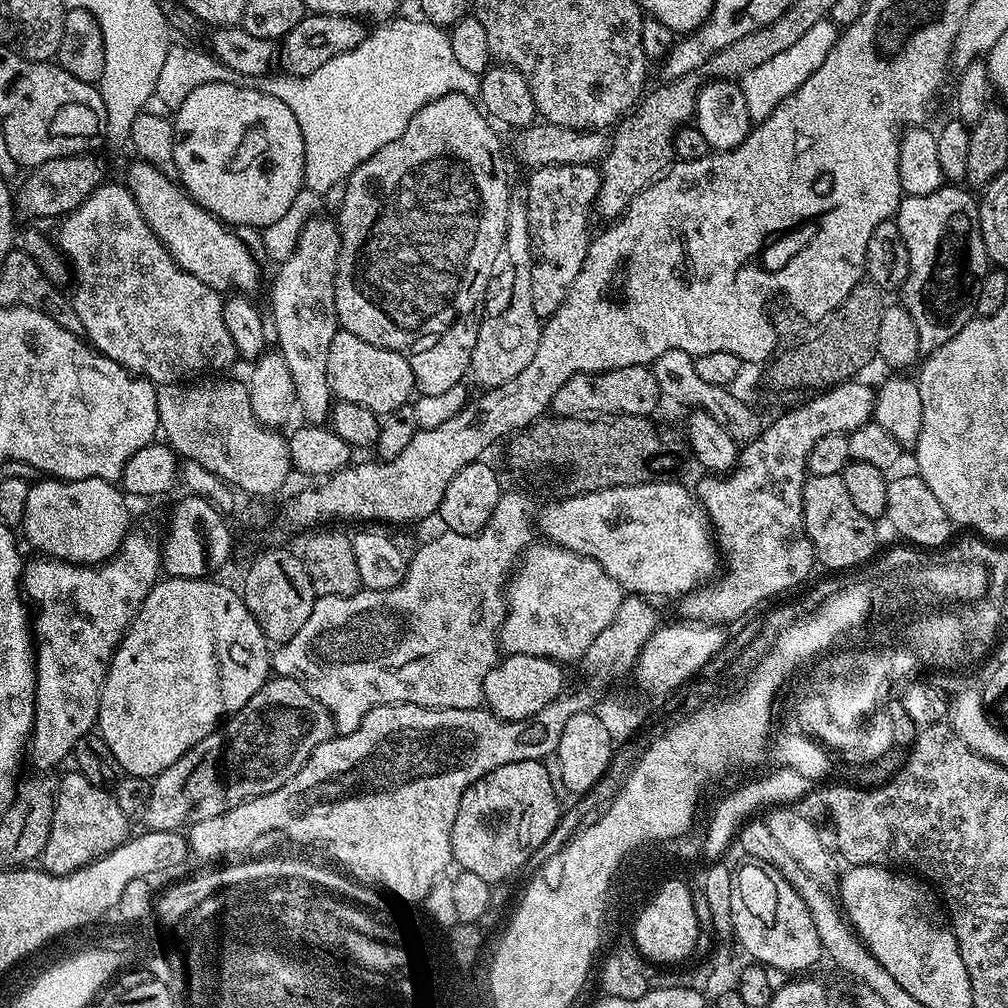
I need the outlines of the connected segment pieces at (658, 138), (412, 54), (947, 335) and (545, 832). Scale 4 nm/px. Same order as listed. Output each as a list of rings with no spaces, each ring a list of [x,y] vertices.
[[[691,72],[677,80],[664,82],[661,88],[656,88],[653,92],[651,89],[615,125],[610,136],[609,150],[598,164],[600,189],[594,205],[597,213],[601,212],[607,218],[621,216],[638,193],[660,179],[673,159],[673,137],[677,129],[685,127],[696,115],[696,99],[702,87],[700,78],[700,72]]]
[[[394,18],[379,25],[374,32],[369,31],[362,43],[347,51],[346,54],[335,55],[328,62],[314,70],[312,74],[294,76],[267,74],[259,77],[260,91],[278,98],[278,102],[286,102],[290,114],[298,122],[298,130],[302,130],[302,142],[306,162],[304,163],[304,188],[321,196],[327,195],[336,184],[347,181],[349,174],[362,161],[370,158],[383,146],[396,141],[403,130],[410,124],[414,114],[450,93],[461,93],[464,96],[477,97],[480,92],[480,77],[459,65],[451,51],[448,32],[423,18]]]
[[[942,186],[934,190],[934,194],[904,196],[896,209],[895,224],[908,251],[908,268],[904,272],[904,283],[898,289],[898,300],[910,318],[914,318],[914,326],[918,326],[921,349],[931,350],[950,342],[950,338],[954,338],[954,334],[958,334],[958,330],[962,330],[962,326],[977,315],[976,295],[984,276],[990,271],[986,246],[980,233],[980,209],[967,187]]]
[[[519,760],[506,766],[498,766],[498,770],[487,772],[478,778],[462,794],[462,802],[458,802],[458,818],[454,818],[452,831],[452,858],[463,871],[478,874],[478,878],[486,878],[489,882],[507,881],[511,872],[525,867],[527,860],[548,838],[556,828],[562,815],[561,797],[554,794],[554,786],[550,786],[550,774],[546,774],[546,766],[538,760]]]

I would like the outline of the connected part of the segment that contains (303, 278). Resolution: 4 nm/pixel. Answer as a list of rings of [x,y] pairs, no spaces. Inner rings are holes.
[[[325,214],[316,215],[306,222],[294,252],[277,267],[280,269],[272,284],[270,324],[274,329],[274,340],[276,336],[275,347],[290,370],[290,378],[294,378],[299,415],[304,415],[303,419],[310,424],[323,425],[329,419],[334,403],[326,358],[330,358],[330,342],[334,342],[338,330],[334,278],[339,253],[339,223]]]

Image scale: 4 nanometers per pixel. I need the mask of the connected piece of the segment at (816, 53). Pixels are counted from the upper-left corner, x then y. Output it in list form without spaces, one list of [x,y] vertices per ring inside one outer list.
[[[831,19],[818,22],[818,26],[811,28],[803,38],[798,38],[794,46],[780,51],[775,58],[769,58],[767,62],[762,62],[762,66],[757,66],[755,70],[750,70],[744,75],[739,81],[739,86],[746,98],[746,110],[752,121],[759,122],[770,118],[778,102],[790,98],[790,94],[794,94],[794,90],[798,90],[798,86],[802,86],[802,82],[806,82],[806,78],[810,78],[810,74],[814,74],[818,66],[822,66],[826,54],[834,50],[837,35],[837,25]]]

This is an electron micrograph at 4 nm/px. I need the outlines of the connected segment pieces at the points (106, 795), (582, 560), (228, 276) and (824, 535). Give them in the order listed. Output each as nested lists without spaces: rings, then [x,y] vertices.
[[[69,772],[69,776],[59,777],[54,822],[45,850],[38,859],[39,867],[51,876],[68,876],[95,860],[101,860],[122,846],[130,836],[130,817],[122,814],[122,806],[118,806],[115,795],[108,788],[94,786],[94,782],[80,772]]]
[[[547,542],[533,543],[524,551],[522,563],[513,571],[506,589],[508,617],[504,625],[500,624],[500,648],[507,655],[530,654],[545,656],[547,660],[565,662],[579,661],[586,650],[590,650],[590,642],[598,638],[598,633],[610,626],[618,606],[625,598],[625,591],[596,560],[580,556],[556,544]]]
[[[145,162],[135,163],[128,168],[126,186],[134,202],[138,202],[138,210],[146,218],[150,230],[154,230],[162,246],[166,246],[176,265],[186,270],[186,274],[194,274],[198,282],[206,282],[206,286],[218,293],[255,293],[260,284],[261,265],[237,233],[196,203],[171,175],[167,176],[169,173],[165,169]]]
[[[809,475],[804,482],[802,510],[806,534],[821,565],[825,564],[828,568],[856,568],[875,554],[877,521],[866,517],[854,506],[841,475]]]

